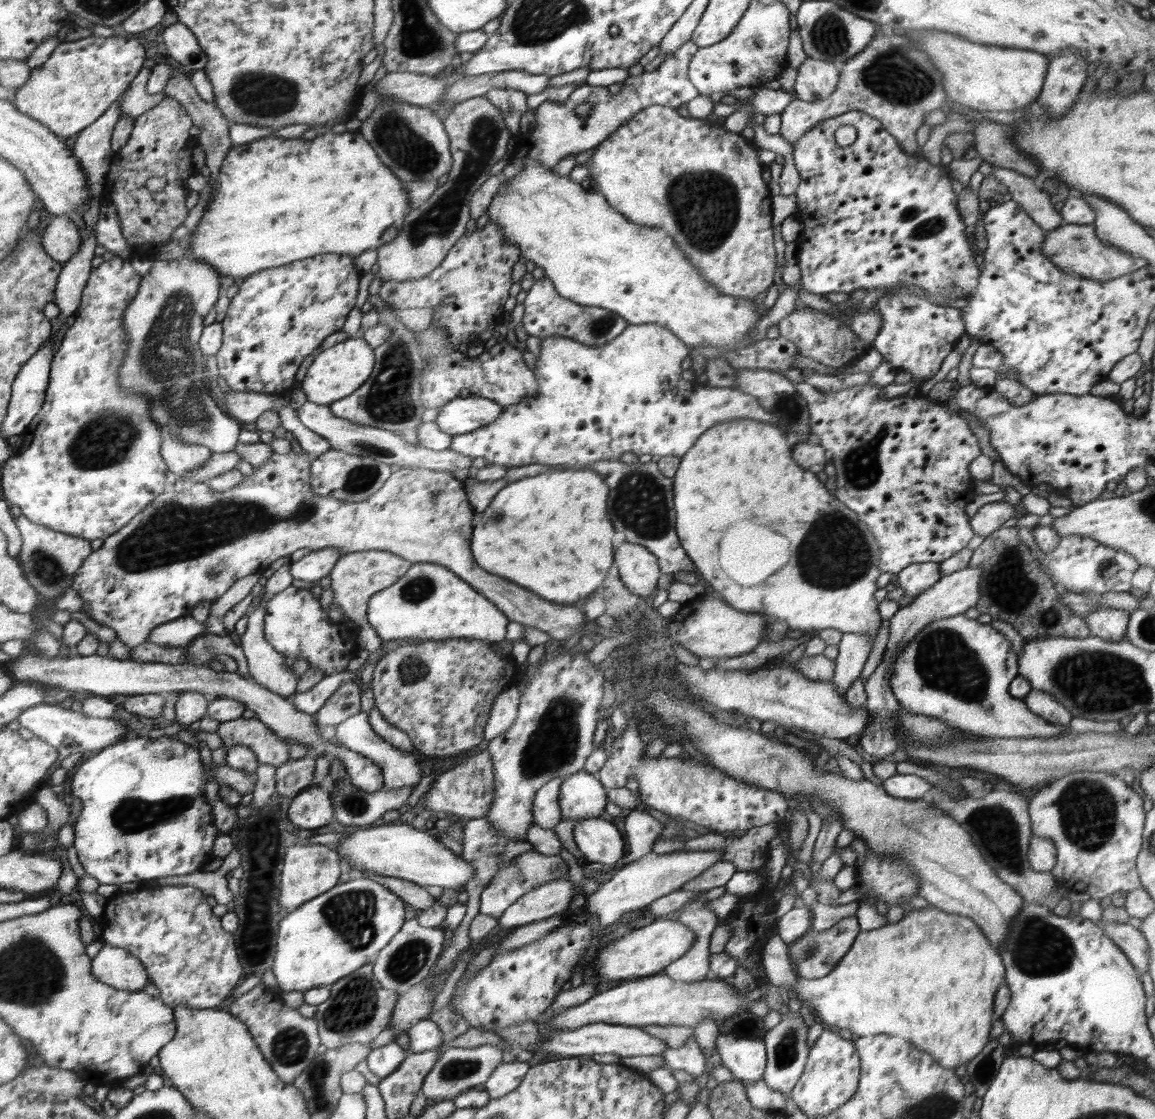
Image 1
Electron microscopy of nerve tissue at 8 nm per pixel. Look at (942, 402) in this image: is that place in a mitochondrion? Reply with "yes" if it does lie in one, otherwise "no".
no

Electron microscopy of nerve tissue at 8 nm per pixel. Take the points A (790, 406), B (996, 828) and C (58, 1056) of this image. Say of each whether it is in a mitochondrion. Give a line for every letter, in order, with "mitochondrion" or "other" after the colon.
A: mitochondrion
B: mitochondrion
C: other

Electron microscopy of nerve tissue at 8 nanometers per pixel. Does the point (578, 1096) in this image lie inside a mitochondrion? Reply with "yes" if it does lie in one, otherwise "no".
no

